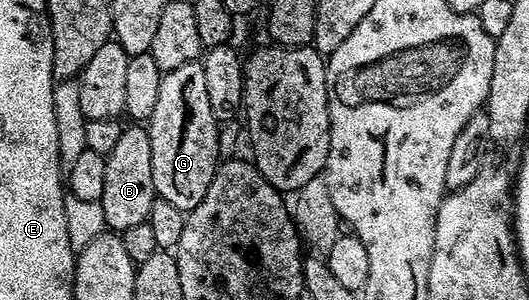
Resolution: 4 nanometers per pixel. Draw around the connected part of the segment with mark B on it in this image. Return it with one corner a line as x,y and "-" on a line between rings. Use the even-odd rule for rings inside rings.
130,125
120,133
120,141
106,156
104,169
104,193
101,205
104,211
106,227
115,233
132,229
132,225
140,225
150,218
152,201
156,197
152,181
152,145
150,132
145,126

